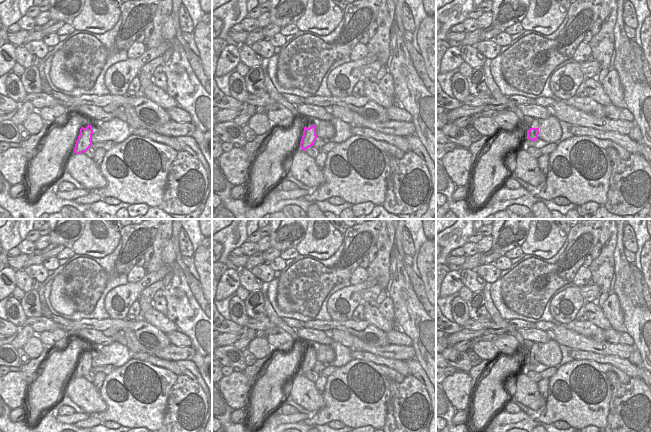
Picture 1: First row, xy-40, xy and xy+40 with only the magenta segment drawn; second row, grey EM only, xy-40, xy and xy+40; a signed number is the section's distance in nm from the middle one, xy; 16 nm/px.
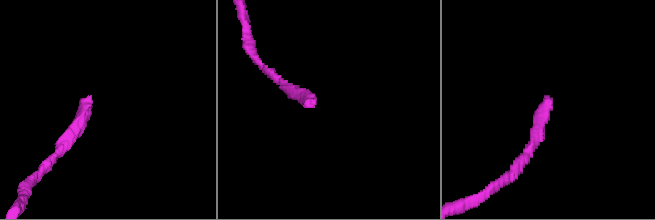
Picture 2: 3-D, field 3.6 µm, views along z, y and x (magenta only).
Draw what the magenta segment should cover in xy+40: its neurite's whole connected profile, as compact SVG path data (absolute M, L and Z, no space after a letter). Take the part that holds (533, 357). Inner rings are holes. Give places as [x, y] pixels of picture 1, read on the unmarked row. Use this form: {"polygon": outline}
{"polygon": "M533 342L530 346L530 353L527 354L528 363L531 365L535 365L538 363L539 358L539 351L540 351L540 345L539 343Z"}

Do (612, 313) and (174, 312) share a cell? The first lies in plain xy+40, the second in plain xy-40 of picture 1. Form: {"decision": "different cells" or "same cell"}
{"decision": "different cells"}

